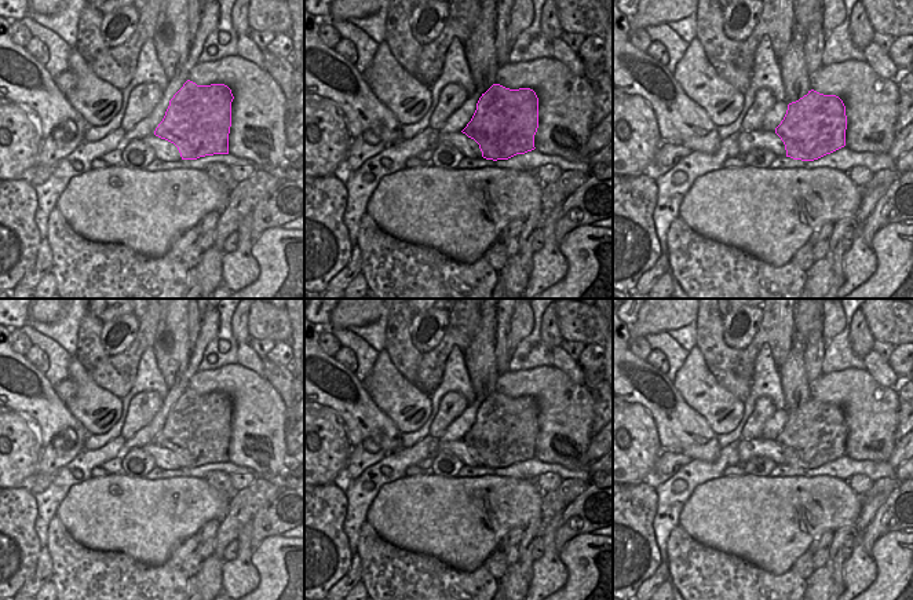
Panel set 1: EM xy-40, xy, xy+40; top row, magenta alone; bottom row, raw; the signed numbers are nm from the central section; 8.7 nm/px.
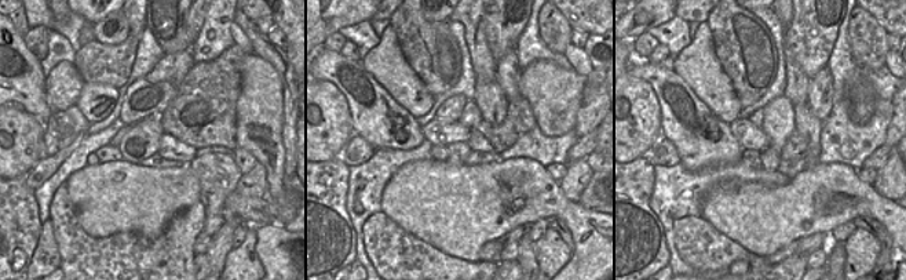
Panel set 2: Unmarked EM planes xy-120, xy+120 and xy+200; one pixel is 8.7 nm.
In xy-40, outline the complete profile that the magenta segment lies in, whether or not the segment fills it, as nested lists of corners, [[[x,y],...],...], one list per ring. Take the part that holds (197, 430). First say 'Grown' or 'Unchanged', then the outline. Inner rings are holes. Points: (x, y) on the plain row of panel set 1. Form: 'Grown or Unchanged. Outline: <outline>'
Unchanged. Outline: [[[187,388],[169,409],[154,443],[174,451],[182,468],[229,462],[233,407],[224,392],[197,394]]]

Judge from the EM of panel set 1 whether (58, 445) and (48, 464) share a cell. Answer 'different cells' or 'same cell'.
same cell

